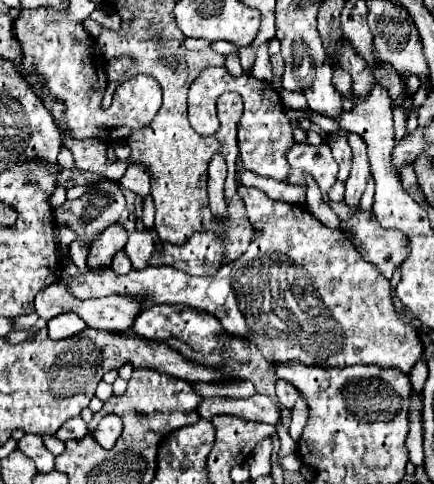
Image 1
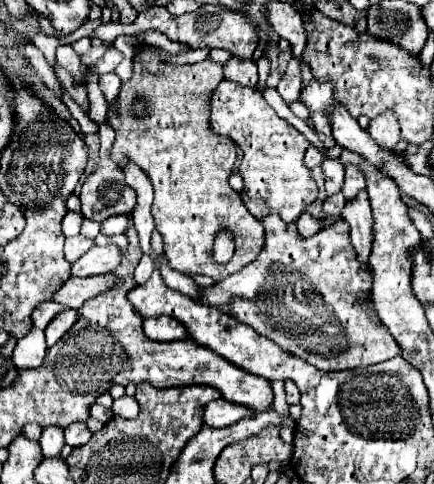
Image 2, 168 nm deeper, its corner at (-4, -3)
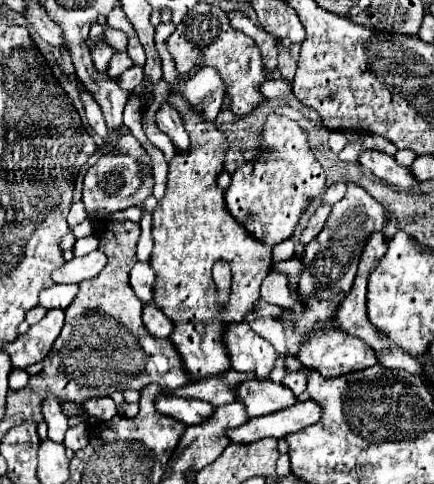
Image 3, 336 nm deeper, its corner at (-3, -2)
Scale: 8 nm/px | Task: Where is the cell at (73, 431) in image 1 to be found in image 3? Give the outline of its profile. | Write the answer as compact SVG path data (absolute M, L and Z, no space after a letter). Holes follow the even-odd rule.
M77 425L77 427L69 427L63 445L71 451L79 451L87 445L87 425Z

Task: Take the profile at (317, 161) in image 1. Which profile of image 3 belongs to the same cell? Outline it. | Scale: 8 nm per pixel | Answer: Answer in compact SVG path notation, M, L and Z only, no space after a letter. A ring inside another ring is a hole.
M335 183L335 185L331 185L331 187L325 191L323 203L325 203L325 205L335 205L343 195L345 195L345 183Z

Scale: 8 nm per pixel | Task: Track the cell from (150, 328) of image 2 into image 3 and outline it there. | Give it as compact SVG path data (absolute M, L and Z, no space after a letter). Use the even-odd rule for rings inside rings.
M149 301L147 305L143 305L143 323L145 323L145 329L147 329L153 337L165 339L165 337L169 337L171 331L173 331L171 319L167 319L165 313L155 307L153 301Z

